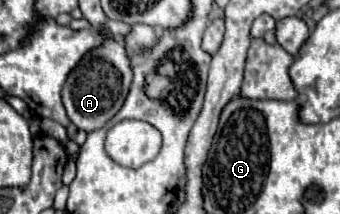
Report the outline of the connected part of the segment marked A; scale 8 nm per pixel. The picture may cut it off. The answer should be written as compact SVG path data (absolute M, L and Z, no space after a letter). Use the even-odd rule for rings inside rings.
M108 36L98 48L92 50L94 58L82 58L78 66L68 74L62 86L62 102L70 122L84 132L94 132L102 128L124 104L130 84L132 84L132 66L126 52L126 46Z

